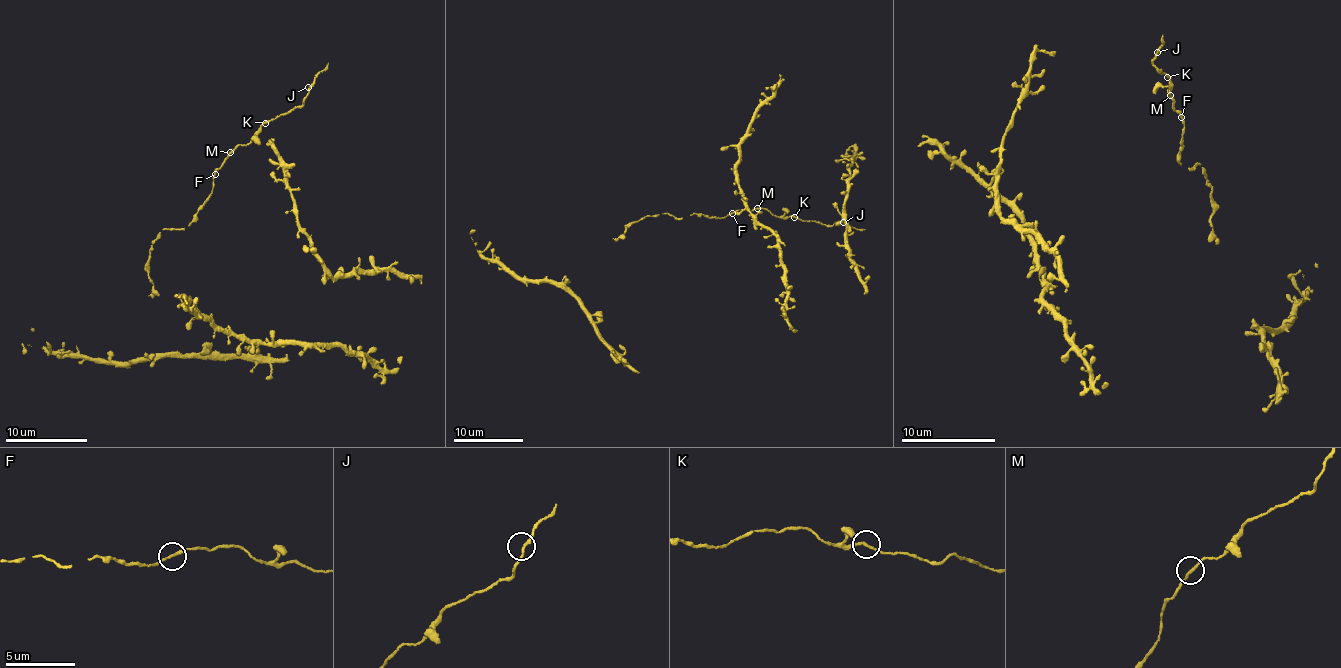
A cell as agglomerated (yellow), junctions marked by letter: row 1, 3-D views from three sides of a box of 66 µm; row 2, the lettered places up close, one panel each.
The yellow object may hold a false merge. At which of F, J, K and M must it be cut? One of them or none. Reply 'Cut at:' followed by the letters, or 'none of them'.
Cut at: none of them

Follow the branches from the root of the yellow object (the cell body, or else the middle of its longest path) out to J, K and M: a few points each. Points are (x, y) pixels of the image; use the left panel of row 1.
J: (304, 101), (308, 87)
K: (304, 101), (301, 105), (265, 123)
M: (304, 101), (301, 105), (271, 119), (262, 126), (262, 131), (230, 152)

